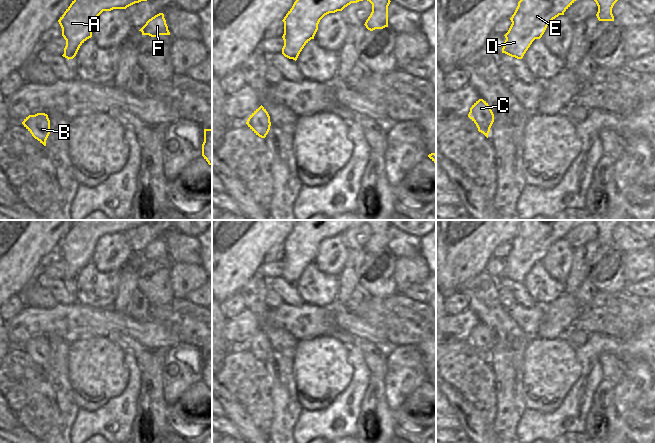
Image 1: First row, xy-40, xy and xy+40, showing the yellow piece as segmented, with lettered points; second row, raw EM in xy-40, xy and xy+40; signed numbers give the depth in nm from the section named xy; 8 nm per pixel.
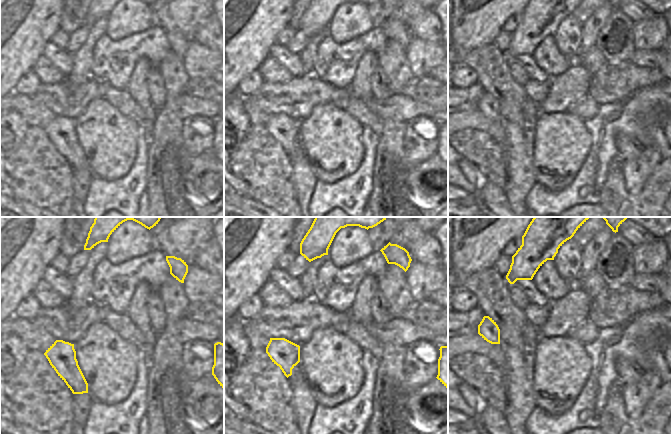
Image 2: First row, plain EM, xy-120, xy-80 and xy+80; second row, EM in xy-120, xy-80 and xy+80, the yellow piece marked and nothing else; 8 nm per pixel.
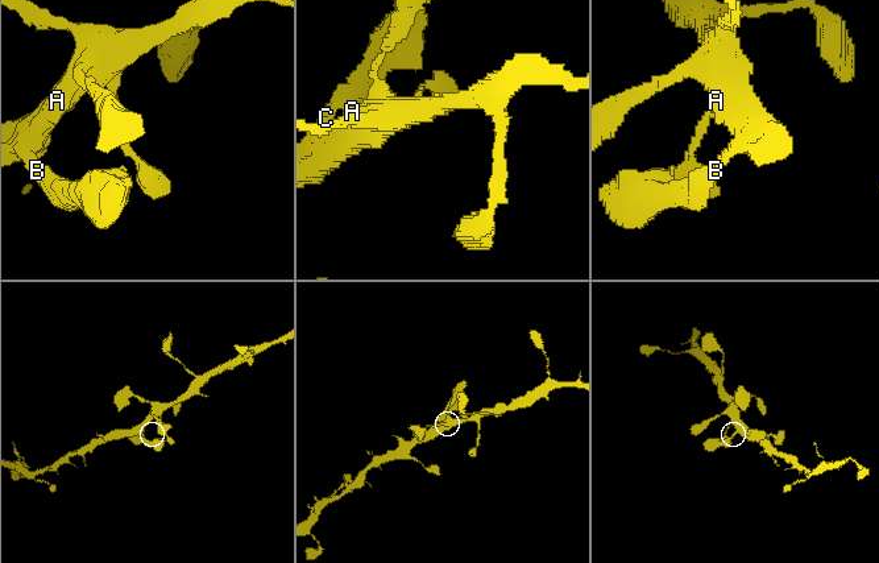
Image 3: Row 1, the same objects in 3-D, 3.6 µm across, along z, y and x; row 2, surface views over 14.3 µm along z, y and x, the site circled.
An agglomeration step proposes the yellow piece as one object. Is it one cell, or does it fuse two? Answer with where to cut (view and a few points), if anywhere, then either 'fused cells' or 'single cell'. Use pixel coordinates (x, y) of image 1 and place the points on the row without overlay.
cut none; single cell

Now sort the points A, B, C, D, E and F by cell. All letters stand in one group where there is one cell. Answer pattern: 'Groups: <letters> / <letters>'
Groups: A B C D E F

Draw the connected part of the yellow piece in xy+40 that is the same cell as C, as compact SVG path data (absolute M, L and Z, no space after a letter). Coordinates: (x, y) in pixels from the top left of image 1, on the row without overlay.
M479 323L470 332L468 341L476 348L478 355L487 362L494 346L494 338L486 325Z

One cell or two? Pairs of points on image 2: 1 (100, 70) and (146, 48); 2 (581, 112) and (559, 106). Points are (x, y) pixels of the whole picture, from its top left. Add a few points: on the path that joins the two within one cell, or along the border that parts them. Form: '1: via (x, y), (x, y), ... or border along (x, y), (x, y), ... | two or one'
1: via (111, 57), (117, 49), (130, 49), (133, 52) | one
2: border along (587, 95), (572, 103), (565, 111) | two

